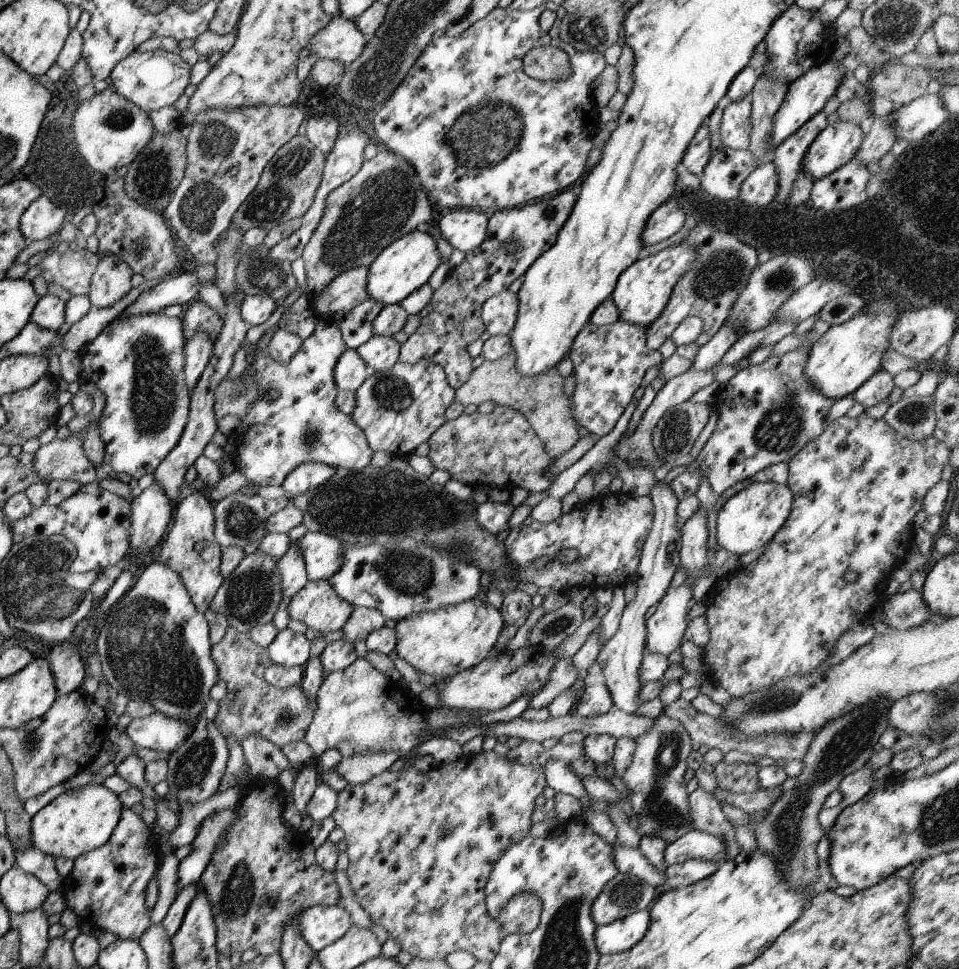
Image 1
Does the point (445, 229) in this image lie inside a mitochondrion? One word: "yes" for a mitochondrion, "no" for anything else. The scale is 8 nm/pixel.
no

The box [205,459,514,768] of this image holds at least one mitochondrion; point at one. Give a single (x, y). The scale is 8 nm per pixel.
(335, 507)

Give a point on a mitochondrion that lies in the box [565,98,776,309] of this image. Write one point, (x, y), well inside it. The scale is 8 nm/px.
(720, 272)

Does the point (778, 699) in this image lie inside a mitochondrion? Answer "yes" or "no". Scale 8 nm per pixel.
yes

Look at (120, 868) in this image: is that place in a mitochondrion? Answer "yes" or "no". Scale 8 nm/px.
no

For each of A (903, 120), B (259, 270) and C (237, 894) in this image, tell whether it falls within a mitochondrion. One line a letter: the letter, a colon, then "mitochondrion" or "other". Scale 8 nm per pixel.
A: other
B: mitochondrion
C: mitochondrion

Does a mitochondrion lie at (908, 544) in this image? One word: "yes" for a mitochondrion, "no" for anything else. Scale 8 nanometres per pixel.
no

